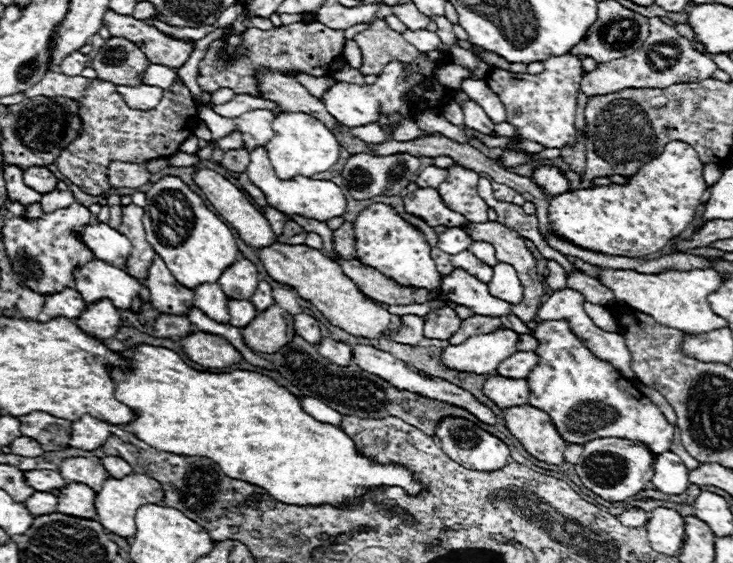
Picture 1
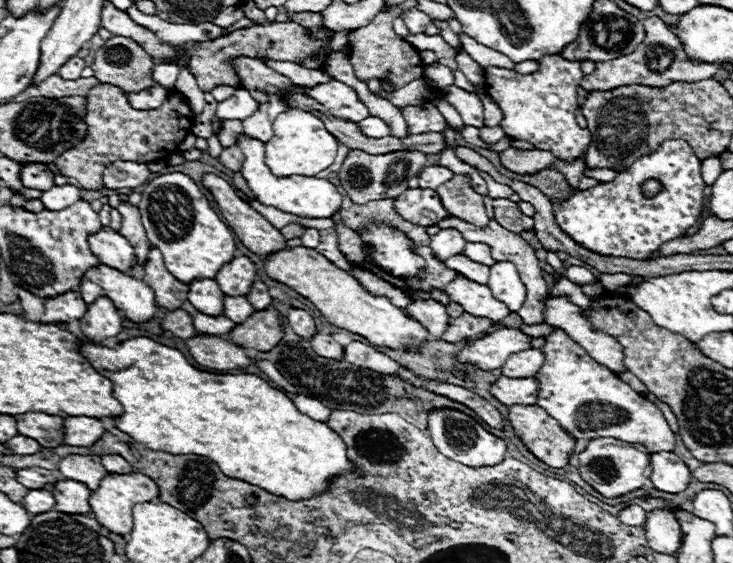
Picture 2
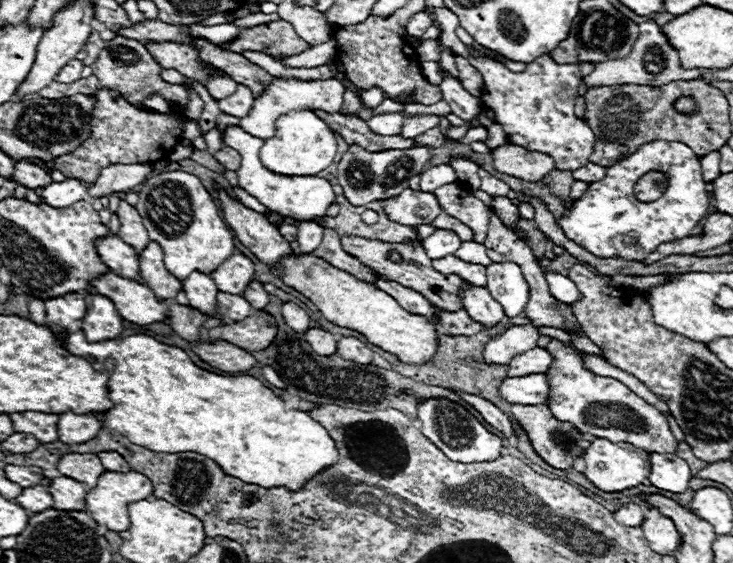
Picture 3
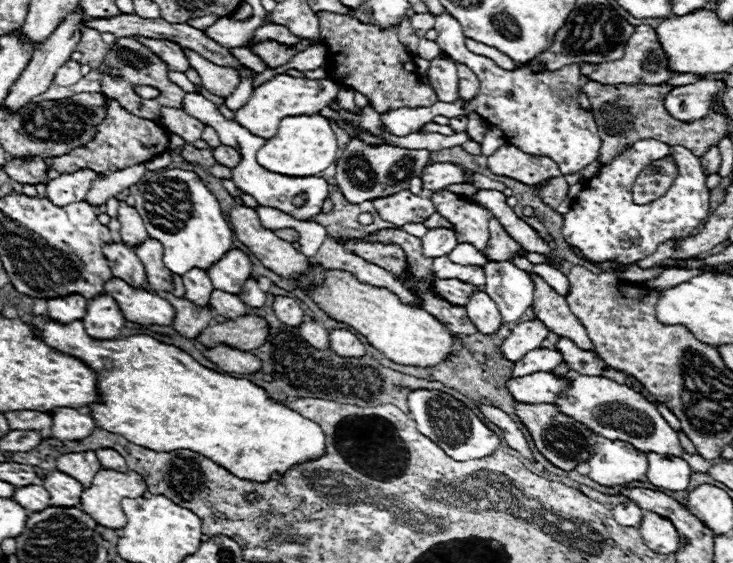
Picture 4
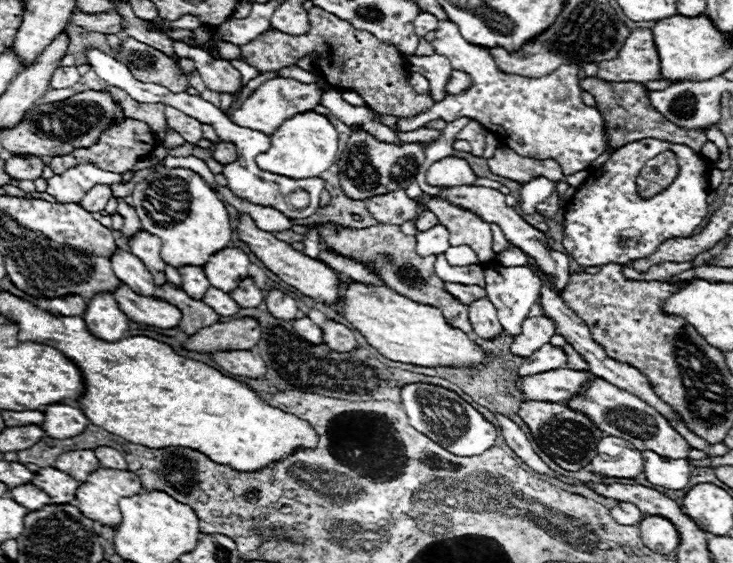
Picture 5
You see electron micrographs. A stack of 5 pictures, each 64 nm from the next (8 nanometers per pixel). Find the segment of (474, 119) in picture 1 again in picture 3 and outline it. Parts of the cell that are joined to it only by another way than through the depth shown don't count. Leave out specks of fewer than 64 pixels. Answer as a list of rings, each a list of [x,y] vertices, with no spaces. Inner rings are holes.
[[[440,66],[440,70],[444,72],[444,80],[442,80],[442,84],[440,84],[442,100],[450,104],[452,112],[454,112],[456,116],[460,116],[460,118],[464,118],[466,122],[470,122],[474,116],[478,116],[478,114],[482,112],[482,102],[480,102],[480,98],[470,96],[470,94],[462,88],[462,84],[460,84],[450,72],[446,72],[442,66]]]

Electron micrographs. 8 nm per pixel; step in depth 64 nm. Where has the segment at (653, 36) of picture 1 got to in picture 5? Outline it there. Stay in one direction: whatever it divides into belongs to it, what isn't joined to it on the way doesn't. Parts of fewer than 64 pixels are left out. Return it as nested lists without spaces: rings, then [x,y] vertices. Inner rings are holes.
[[[636,28],[612,62],[598,62],[596,78],[606,82],[648,82],[660,78],[660,60],[650,28]]]

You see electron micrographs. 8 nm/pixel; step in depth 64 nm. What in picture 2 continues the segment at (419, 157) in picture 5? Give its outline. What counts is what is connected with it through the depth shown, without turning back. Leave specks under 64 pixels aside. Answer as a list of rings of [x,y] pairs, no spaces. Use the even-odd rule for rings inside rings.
[[[350,150],[342,162],[338,178],[348,198],[354,204],[366,204],[370,200],[396,198],[398,194],[402,194],[408,188],[408,180],[420,174],[420,170],[424,168],[424,162],[426,162],[426,154],[418,150],[412,150],[412,152],[398,150],[390,154],[368,154],[364,150]]]

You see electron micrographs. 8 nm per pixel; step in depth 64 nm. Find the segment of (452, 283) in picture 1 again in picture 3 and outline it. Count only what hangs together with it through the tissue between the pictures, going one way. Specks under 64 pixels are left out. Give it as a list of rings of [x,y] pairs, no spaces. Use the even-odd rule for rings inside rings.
[[[472,286],[470,290],[466,290],[462,294],[462,302],[464,302],[464,310],[468,312],[468,316],[480,322],[484,330],[496,326],[504,318],[502,306],[482,286]]]

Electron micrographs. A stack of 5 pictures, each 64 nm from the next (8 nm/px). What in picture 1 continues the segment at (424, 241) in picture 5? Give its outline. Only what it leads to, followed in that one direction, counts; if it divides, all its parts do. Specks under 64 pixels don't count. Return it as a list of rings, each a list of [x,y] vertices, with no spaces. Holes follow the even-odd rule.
[[[446,228],[442,234],[438,234],[438,248],[450,256],[468,250],[472,244],[472,238],[462,228]]]

